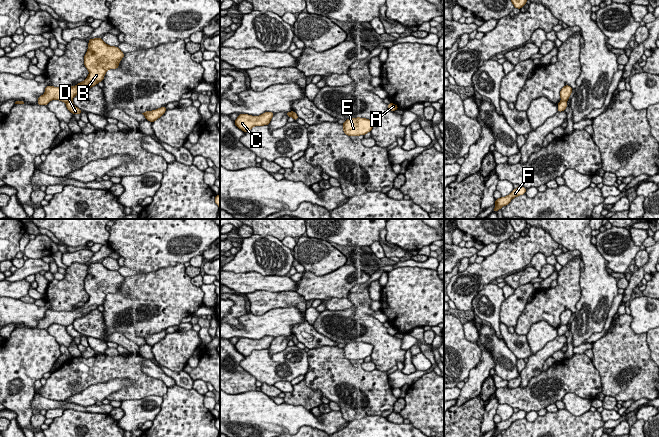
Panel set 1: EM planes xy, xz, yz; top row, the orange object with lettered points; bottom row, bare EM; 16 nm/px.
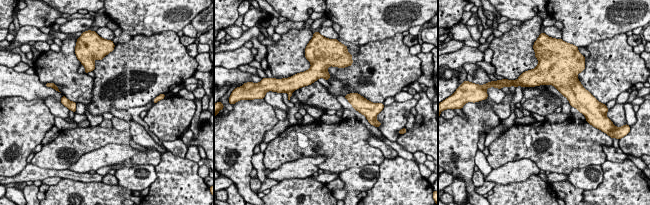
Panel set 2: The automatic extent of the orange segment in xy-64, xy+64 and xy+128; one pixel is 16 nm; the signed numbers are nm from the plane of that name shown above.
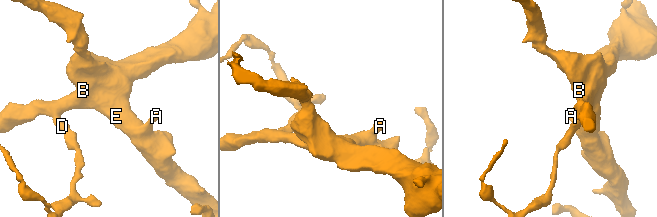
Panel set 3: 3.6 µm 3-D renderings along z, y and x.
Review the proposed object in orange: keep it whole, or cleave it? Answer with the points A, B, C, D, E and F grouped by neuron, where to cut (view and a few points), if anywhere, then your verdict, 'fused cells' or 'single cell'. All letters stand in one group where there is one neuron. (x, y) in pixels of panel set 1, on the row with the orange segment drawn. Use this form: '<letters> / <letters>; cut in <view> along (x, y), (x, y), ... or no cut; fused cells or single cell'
A B C E / D F; cut in xy along (71, 99), (66, 103); fused cells

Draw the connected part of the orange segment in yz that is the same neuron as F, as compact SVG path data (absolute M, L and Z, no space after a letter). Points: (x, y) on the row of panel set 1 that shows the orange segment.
M519 186L516 189L513 189L513 191L506 197L501 197L499 199L495 200L495 209L493 210L493 212L497 212L499 209L501 209L502 206L506 206L510 203L510 201L520 195L525 194L526 192L526 188Z

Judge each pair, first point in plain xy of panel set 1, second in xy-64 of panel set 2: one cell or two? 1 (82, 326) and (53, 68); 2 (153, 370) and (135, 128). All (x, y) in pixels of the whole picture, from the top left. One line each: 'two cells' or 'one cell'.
1: one cell
2: one cell

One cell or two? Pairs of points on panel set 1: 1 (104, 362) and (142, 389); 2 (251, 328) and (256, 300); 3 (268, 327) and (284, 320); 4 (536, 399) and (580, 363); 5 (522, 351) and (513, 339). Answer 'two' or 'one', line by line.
1: one
2: two
3: one
4: one
5: one

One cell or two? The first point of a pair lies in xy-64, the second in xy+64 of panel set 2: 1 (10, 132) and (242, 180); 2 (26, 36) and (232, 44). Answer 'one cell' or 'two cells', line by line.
1: one cell
2: one cell

